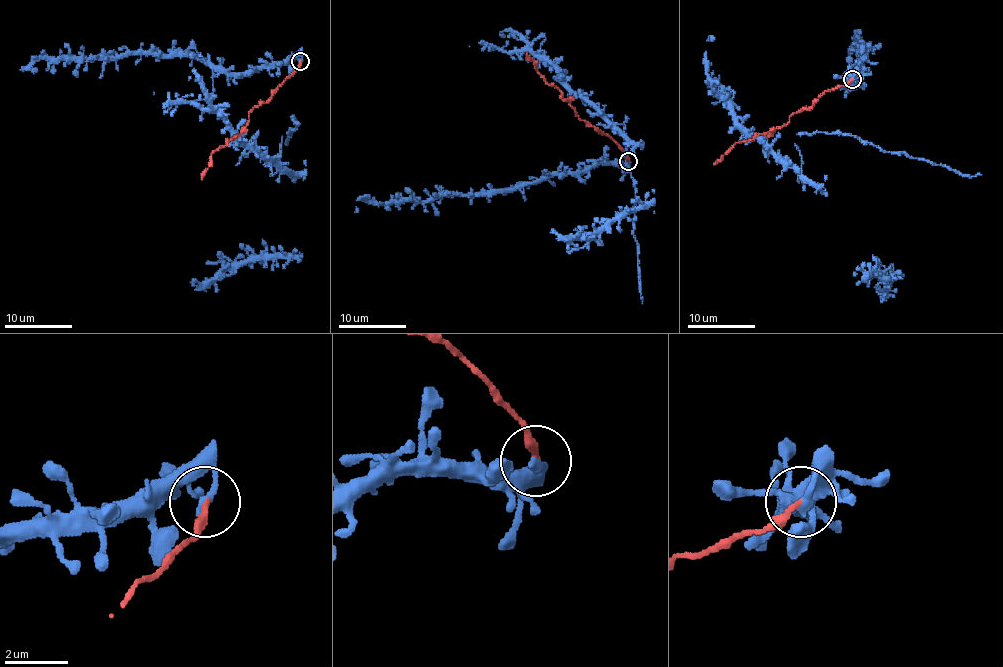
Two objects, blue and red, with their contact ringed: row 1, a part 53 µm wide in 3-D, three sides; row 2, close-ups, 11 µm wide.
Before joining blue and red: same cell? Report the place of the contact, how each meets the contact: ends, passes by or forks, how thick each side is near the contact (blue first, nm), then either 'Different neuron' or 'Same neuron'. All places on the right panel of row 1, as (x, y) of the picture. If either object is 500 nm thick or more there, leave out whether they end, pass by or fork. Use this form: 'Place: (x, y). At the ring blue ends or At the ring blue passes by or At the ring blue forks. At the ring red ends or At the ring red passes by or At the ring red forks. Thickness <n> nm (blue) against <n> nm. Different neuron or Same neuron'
Place: (852, 79). At the ring blue ends. At the ring red ends. Thickness 280 nm (blue) against 220 nm. Different neuron

